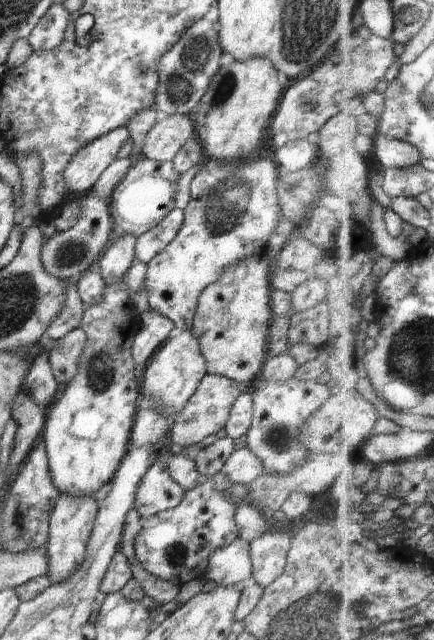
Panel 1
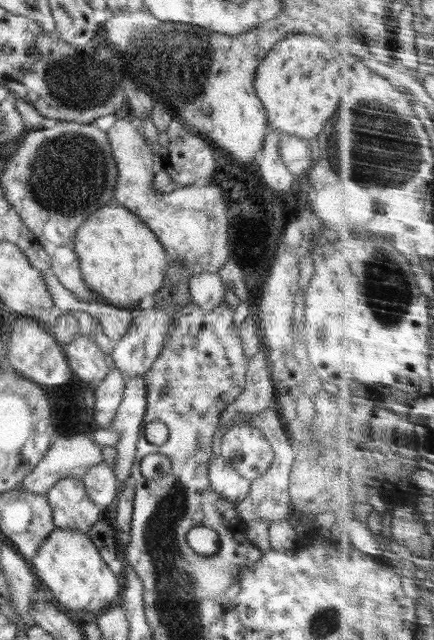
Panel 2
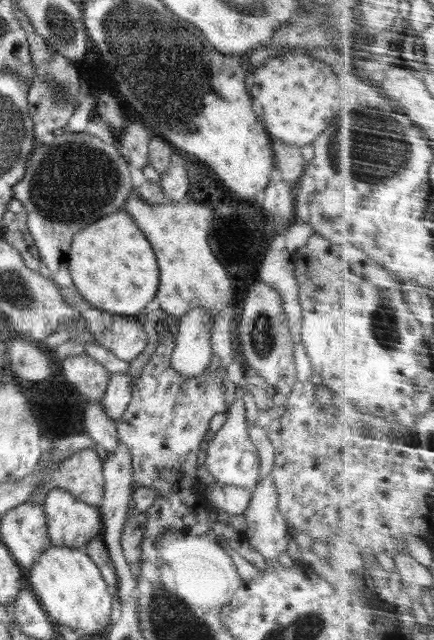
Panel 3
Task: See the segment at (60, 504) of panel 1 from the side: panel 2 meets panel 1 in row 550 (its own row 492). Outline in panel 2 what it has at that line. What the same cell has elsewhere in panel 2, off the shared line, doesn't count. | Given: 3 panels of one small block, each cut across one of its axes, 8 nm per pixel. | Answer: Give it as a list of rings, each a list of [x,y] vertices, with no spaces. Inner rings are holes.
[[[81,477],[63,478],[54,483],[54,486],[45,493],[52,507],[53,523],[55,528],[77,529],[87,533],[102,518],[102,510],[94,504],[86,494]]]

